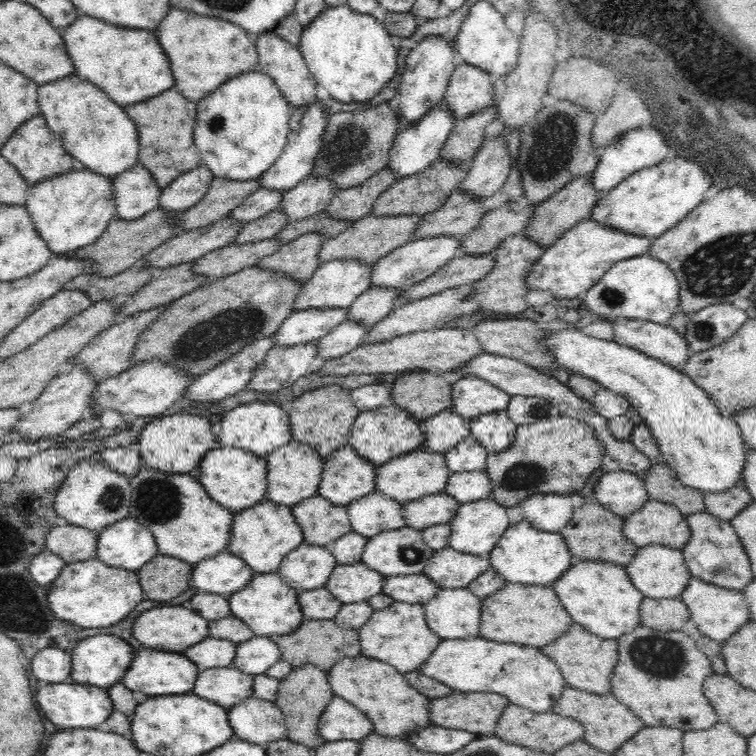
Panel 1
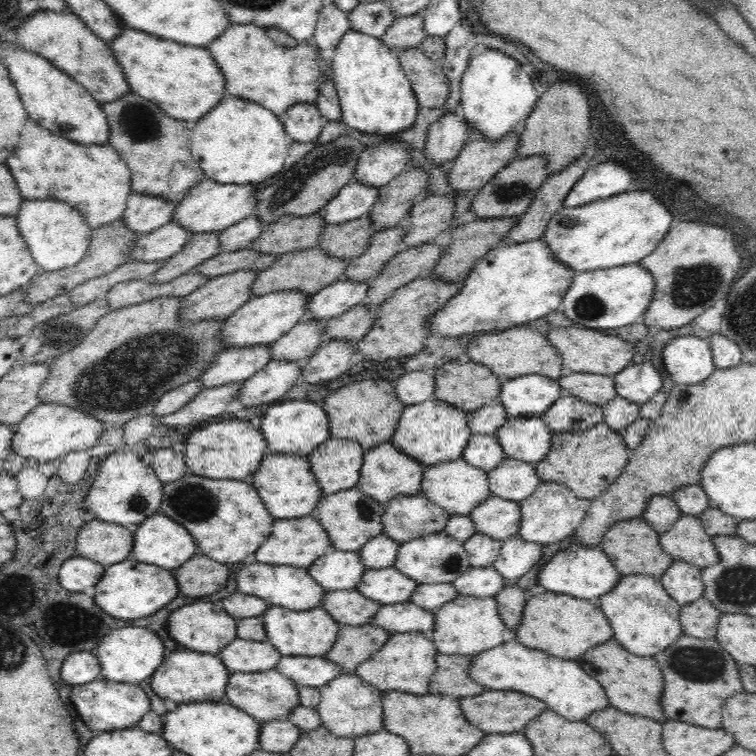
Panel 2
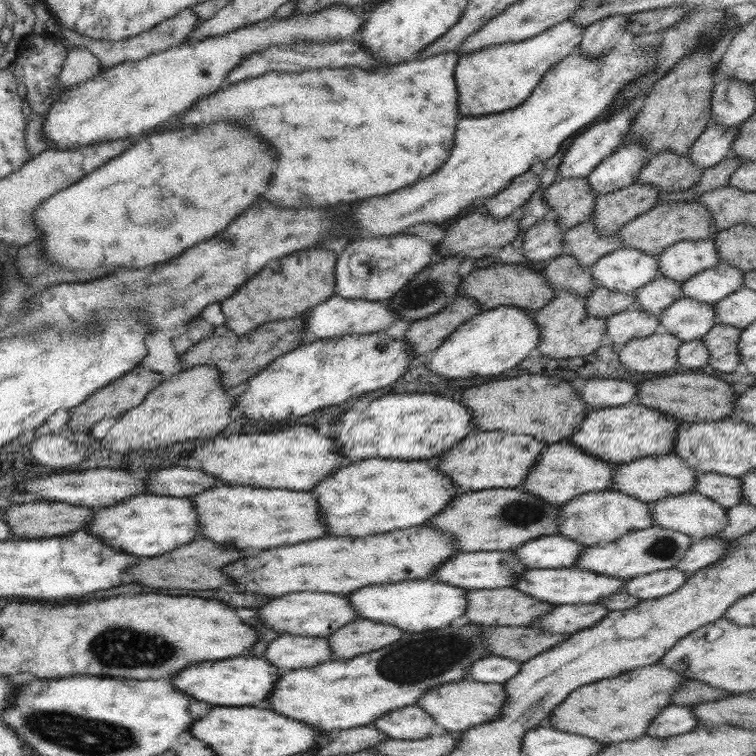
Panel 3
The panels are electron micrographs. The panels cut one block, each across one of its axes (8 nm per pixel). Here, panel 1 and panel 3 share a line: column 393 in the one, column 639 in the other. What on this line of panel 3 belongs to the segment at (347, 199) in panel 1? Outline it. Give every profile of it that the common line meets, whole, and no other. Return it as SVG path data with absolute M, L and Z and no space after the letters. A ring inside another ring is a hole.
M662 150L648 158L636 177L636 183L654 186L659 192L673 193L692 188L699 182L700 175L702 169L696 168L688 156Z

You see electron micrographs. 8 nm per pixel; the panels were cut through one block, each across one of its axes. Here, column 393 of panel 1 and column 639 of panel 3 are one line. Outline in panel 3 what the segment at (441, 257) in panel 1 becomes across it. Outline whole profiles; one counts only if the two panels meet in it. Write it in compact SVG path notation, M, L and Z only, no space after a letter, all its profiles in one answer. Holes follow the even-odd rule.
M626 246L599 258L590 267L589 273L596 286L602 286L610 292L628 294L630 298L635 297L636 290L660 274L656 255L650 256Z

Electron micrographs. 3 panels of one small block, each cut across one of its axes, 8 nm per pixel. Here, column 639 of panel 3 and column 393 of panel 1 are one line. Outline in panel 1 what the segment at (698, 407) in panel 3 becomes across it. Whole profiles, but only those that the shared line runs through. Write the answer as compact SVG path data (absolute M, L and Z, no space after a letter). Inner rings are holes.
M436 371L410 372L390 386L392 402L419 421L452 407L452 385Z

